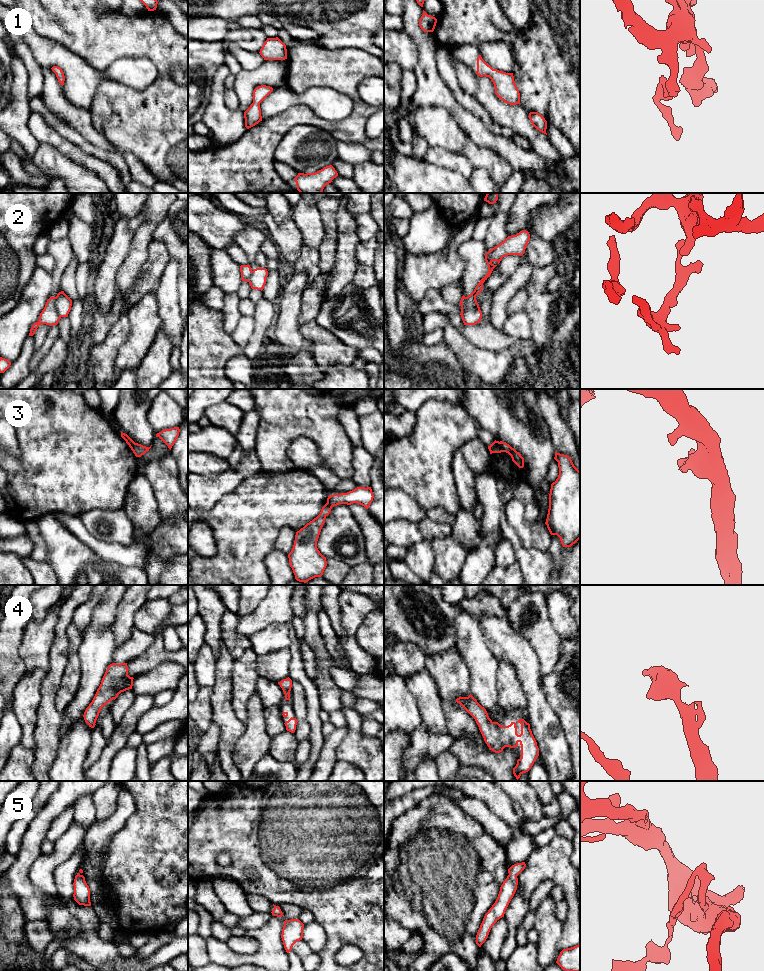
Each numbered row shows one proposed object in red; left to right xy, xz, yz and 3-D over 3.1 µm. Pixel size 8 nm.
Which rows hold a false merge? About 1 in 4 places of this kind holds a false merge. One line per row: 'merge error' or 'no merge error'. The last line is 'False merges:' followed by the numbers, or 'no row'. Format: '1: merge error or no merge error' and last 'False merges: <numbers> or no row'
1: no merge error
2: merge error
3: merge error
4: no merge error
5: no merge error
False merges: 2, 3

